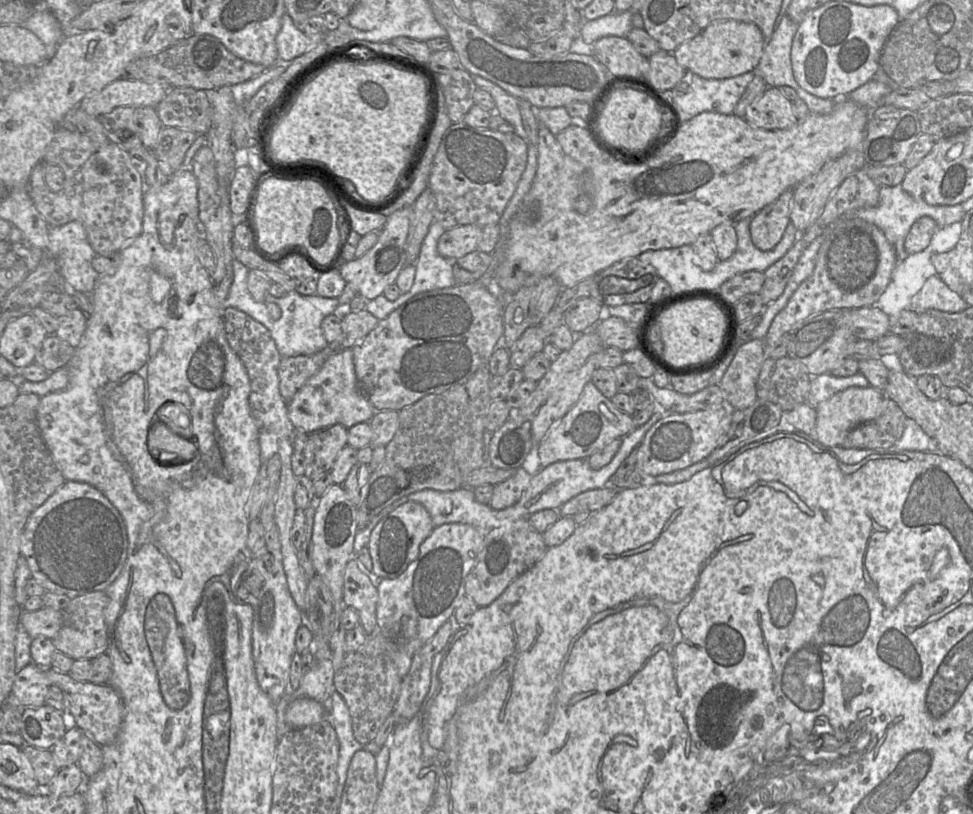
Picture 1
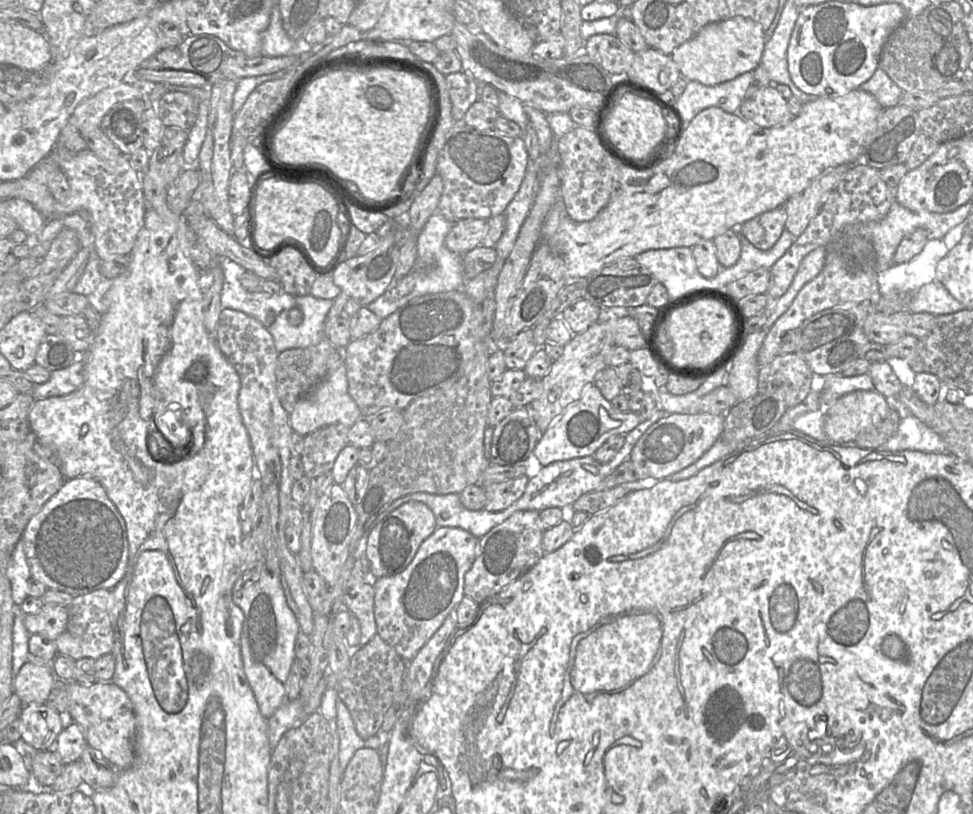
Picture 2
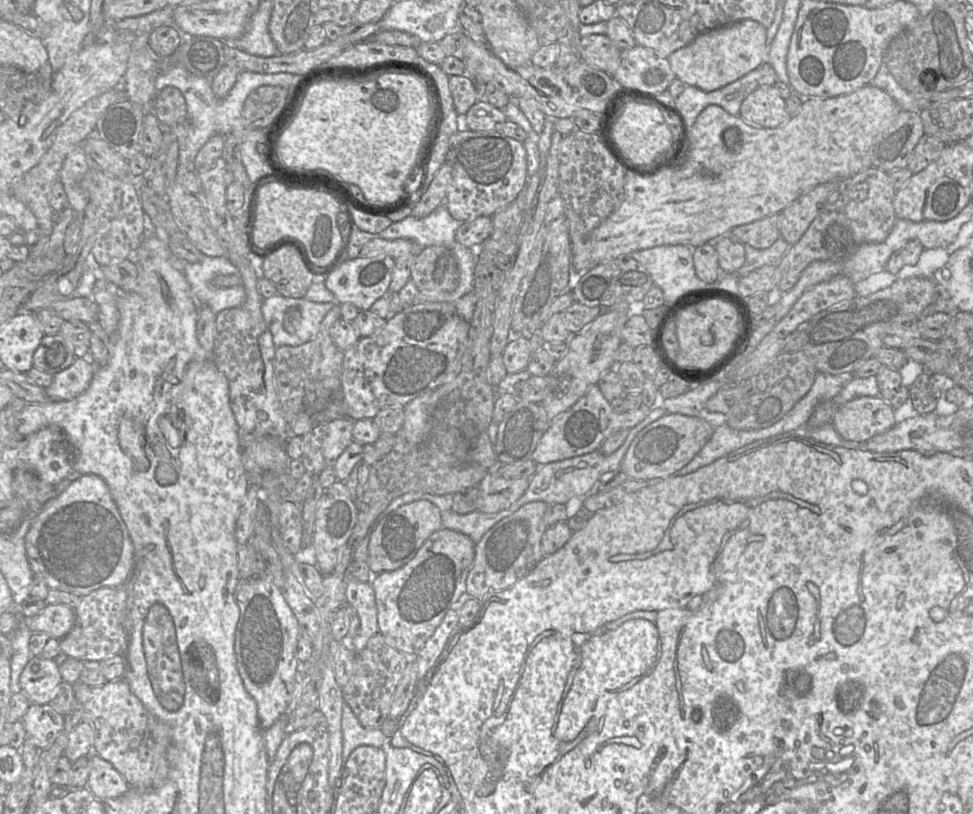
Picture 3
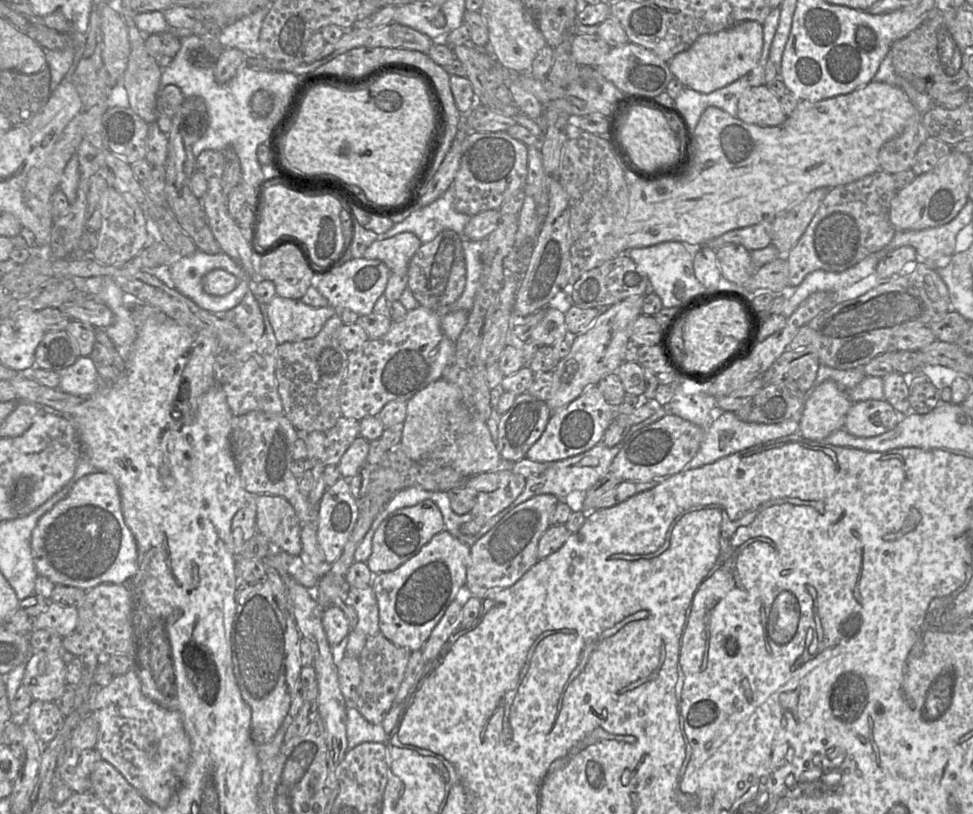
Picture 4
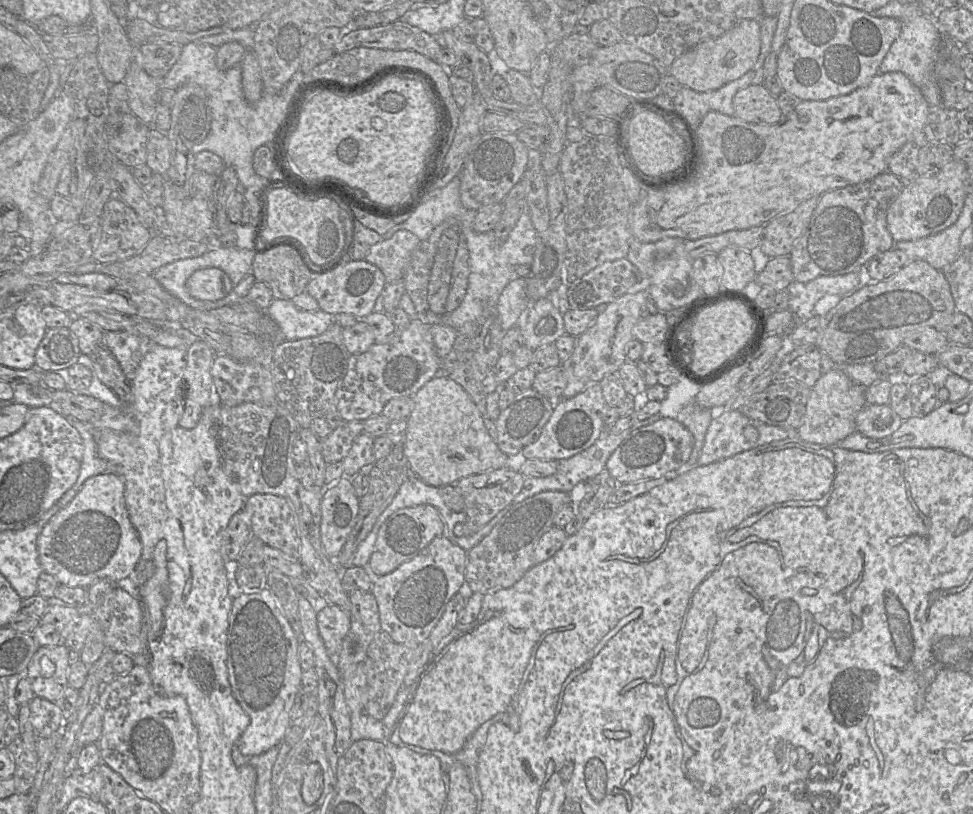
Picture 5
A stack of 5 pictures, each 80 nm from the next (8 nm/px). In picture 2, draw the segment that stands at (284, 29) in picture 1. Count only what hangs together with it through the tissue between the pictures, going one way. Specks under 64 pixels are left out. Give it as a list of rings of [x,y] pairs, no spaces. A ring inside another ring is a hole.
[[[278,4],[274,5],[272,7],[270,14],[269,25],[266,28],[266,30],[262,32],[261,56],[281,57],[281,56],[297,55],[301,52],[301,48],[303,47],[312,47],[312,46],[306,46],[306,44],[304,44],[304,37],[302,41],[295,41],[287,35],[282,25],[279,6]]]

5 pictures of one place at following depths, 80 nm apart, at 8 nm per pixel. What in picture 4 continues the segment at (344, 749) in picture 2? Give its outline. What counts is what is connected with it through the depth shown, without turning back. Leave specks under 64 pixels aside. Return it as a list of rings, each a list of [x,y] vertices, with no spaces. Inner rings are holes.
[[[347,708],[348,749],[364,742],[387,743],[388,736],[381,724],[367,721],[356,708]]]

